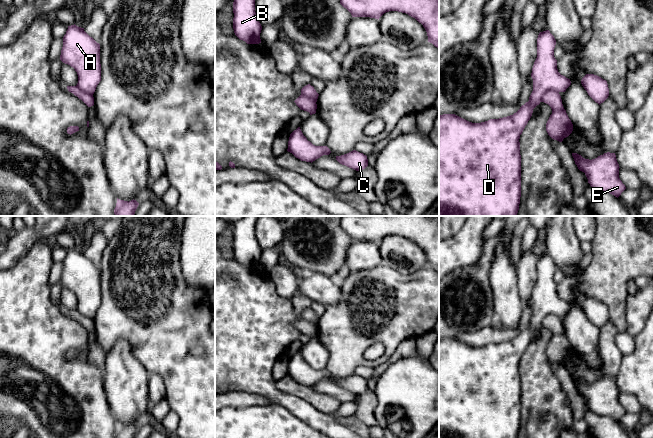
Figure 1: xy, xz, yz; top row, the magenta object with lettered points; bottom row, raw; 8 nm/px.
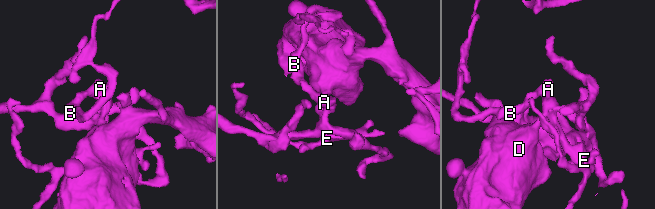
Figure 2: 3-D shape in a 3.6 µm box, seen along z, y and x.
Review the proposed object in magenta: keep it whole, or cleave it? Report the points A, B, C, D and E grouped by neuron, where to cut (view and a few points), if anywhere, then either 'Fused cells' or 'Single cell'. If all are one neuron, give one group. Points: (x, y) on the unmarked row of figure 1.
Groups: A B C D / E. Split along yz (558, 315), (548, 314), (540, 325). Fused cells

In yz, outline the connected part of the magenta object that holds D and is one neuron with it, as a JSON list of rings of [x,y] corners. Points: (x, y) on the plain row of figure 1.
[[[549,254],[540,256],[537,262],[537,282],[531,301],[533,315],[529,325],[513,339],[490,343],[481,347],[469,346],[455,338],[439,340],[439,438],[517,438],[521,421],[520,359],[530,344],[533,333],[540,328],[543,319],[553,314],[565,316],[570,303],[561,299],[554,281],[556,264]]]

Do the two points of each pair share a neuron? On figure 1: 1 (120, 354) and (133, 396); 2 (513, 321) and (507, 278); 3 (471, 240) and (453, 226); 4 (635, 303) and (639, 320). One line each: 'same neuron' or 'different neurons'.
1: same neuron
2: same neuron
3: different neurons
4: same neuron

